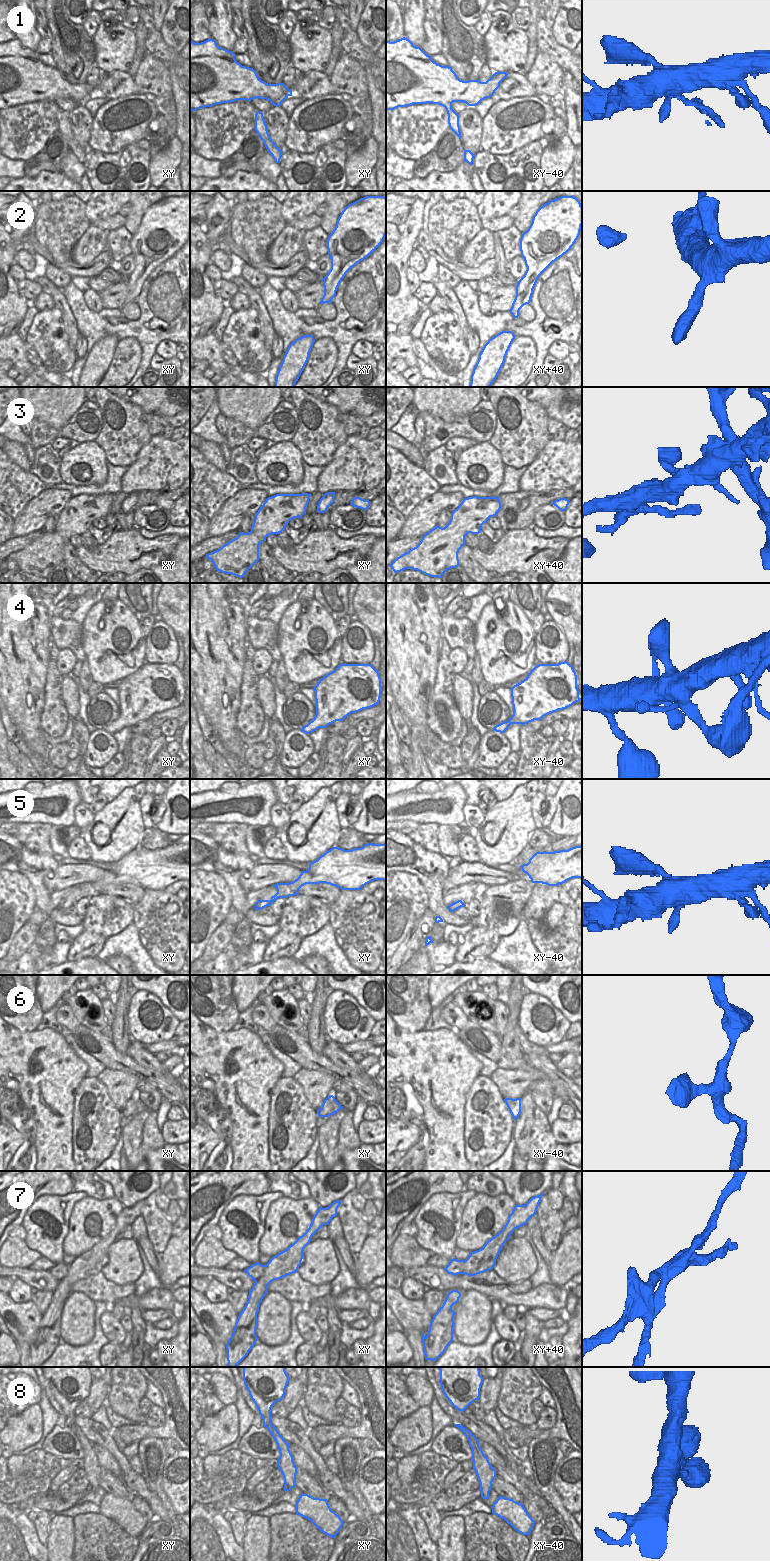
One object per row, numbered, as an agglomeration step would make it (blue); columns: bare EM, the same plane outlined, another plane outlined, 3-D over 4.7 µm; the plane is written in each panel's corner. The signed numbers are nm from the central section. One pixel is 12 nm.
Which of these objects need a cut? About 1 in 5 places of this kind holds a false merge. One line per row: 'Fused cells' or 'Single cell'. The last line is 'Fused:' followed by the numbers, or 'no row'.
1: Fused cells
2: Single cell
3: Single cell
4: Single cell
5: Single cell
6: Single cell
7: Fused cells
8: Single cell
Fused: 1, 7.

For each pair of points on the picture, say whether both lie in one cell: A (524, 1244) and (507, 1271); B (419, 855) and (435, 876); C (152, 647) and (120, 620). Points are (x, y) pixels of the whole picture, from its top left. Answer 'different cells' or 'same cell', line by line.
A: same cell
B: same cell
C: different cells

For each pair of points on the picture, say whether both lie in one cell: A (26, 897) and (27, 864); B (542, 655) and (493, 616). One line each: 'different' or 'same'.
A: different
B: different

